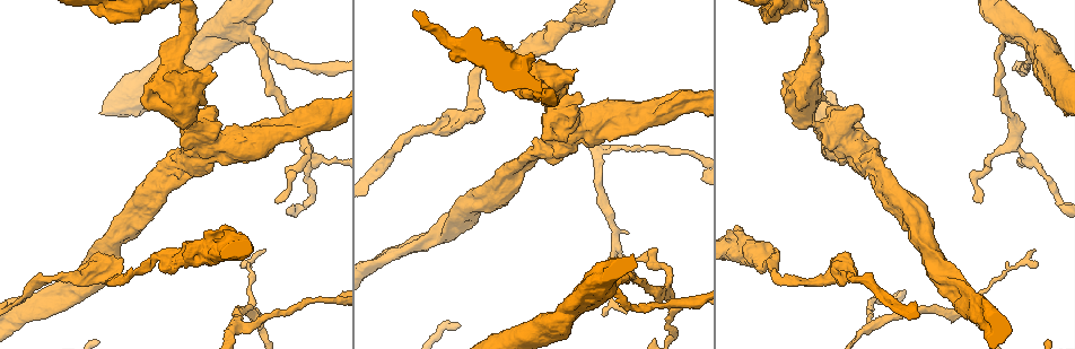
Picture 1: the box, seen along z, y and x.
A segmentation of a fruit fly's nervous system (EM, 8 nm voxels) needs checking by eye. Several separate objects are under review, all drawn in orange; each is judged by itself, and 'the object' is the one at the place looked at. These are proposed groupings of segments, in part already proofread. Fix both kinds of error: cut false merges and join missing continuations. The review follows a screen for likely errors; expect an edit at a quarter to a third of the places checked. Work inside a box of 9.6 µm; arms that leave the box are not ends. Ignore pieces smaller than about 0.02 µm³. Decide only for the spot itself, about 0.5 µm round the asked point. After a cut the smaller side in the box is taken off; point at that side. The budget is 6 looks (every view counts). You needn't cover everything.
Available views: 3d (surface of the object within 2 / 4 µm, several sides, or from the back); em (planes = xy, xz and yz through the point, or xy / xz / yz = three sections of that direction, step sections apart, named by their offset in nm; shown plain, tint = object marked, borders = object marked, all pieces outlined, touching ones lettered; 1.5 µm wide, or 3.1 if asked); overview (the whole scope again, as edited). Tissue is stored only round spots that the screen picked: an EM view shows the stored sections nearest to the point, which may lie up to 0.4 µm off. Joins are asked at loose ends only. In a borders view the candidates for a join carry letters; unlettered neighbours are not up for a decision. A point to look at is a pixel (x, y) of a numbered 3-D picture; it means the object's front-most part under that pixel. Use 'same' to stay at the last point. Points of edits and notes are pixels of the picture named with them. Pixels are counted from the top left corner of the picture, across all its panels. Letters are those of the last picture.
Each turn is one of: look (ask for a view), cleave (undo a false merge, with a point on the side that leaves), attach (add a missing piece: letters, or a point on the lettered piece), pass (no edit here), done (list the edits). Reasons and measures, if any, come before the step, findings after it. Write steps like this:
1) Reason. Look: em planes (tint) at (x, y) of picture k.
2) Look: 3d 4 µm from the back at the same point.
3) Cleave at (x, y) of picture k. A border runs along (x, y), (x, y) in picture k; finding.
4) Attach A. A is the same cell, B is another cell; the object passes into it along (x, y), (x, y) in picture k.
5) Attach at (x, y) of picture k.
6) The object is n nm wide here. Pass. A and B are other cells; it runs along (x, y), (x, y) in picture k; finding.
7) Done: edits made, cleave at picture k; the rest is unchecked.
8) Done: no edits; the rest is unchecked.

Thick end. Look: em planes (borders) at (764, 19) of picture 1.

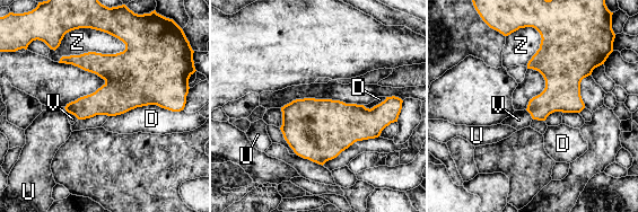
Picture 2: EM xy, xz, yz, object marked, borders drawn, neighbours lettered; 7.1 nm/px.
The longest contact is with D, 500 nm. Pass. D, U, V and Z are other cells; a border runs along (180, 111), (142, 105), (110, 116) in picture 2; no lettered piece goes on from it.

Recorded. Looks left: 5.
Look: em xy step 8 (tint) at (131, 272) of picture 1.

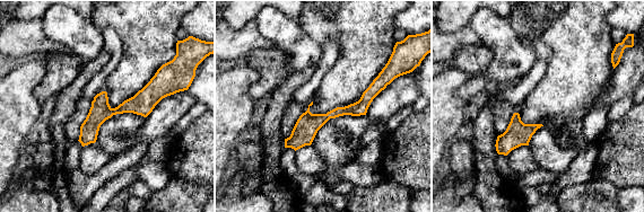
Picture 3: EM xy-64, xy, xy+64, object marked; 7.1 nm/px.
Another direction. Look: em planes (borders) at the same point.

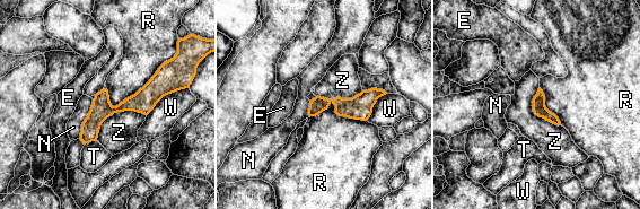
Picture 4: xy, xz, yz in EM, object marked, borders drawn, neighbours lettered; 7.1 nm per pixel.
Pass. E, N, R, T, W and Z are other cells; it runs along (171, 83), (106, 110), (82, 137) in picture 4; continuous, no second neuron.

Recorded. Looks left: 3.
Free end. Look: 3d 2 µm at (604, 314) of picture 1.

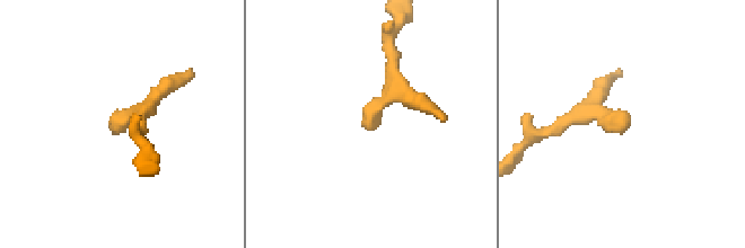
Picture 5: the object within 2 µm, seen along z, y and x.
Now the EM. Look: em yz step 4 (borders) at (624, 112) of picture 5.

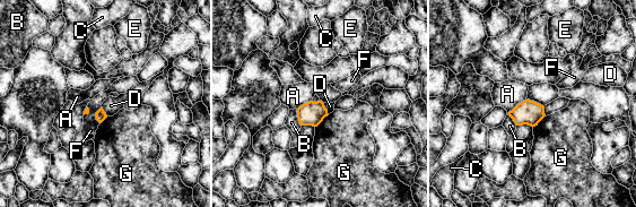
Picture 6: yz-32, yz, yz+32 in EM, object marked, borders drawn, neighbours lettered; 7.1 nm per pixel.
Pass. A, B, C, D, E, F and G are other cells; a border runs along (101, 106), (96, 112), (99, 123) in picture 6; none of them fits.

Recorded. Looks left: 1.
Done: no edits; the rest is unchecked.

